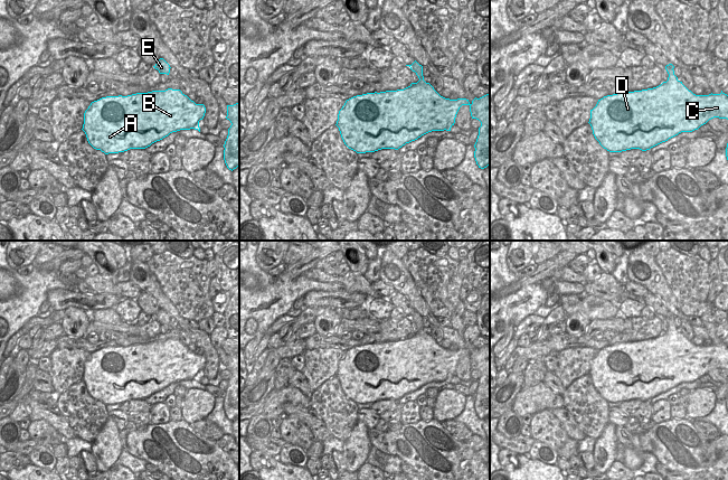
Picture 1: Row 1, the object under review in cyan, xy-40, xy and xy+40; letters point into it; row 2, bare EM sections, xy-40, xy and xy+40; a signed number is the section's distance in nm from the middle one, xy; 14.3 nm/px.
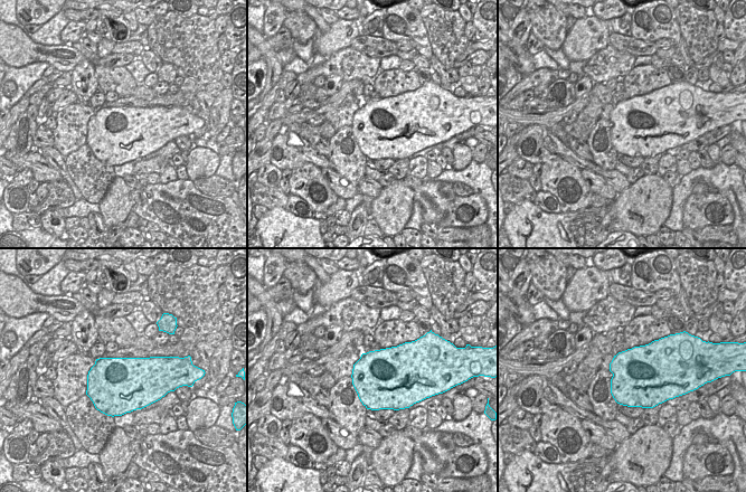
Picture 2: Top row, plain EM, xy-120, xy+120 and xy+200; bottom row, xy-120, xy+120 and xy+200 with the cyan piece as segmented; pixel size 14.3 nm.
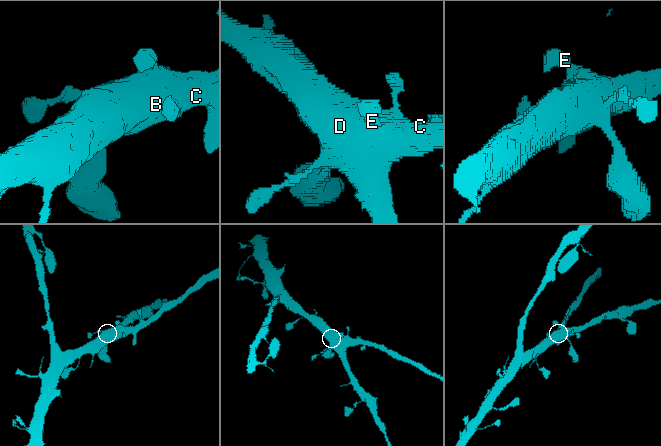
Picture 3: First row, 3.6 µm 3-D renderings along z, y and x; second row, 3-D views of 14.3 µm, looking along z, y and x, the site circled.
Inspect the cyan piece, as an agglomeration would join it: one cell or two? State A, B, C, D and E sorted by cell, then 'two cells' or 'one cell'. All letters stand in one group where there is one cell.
A B C D E; one cell

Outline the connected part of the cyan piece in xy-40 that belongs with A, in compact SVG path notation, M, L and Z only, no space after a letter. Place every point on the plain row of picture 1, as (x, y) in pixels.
M180 340L106 347L91 354L84 364L82 380L94 399L105 405L119 404L130 399L145 399L180 380L195 379L200 383L199 371L205 364L204 355L196 355Z

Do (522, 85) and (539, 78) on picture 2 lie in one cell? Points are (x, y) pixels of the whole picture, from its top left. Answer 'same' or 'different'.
same

